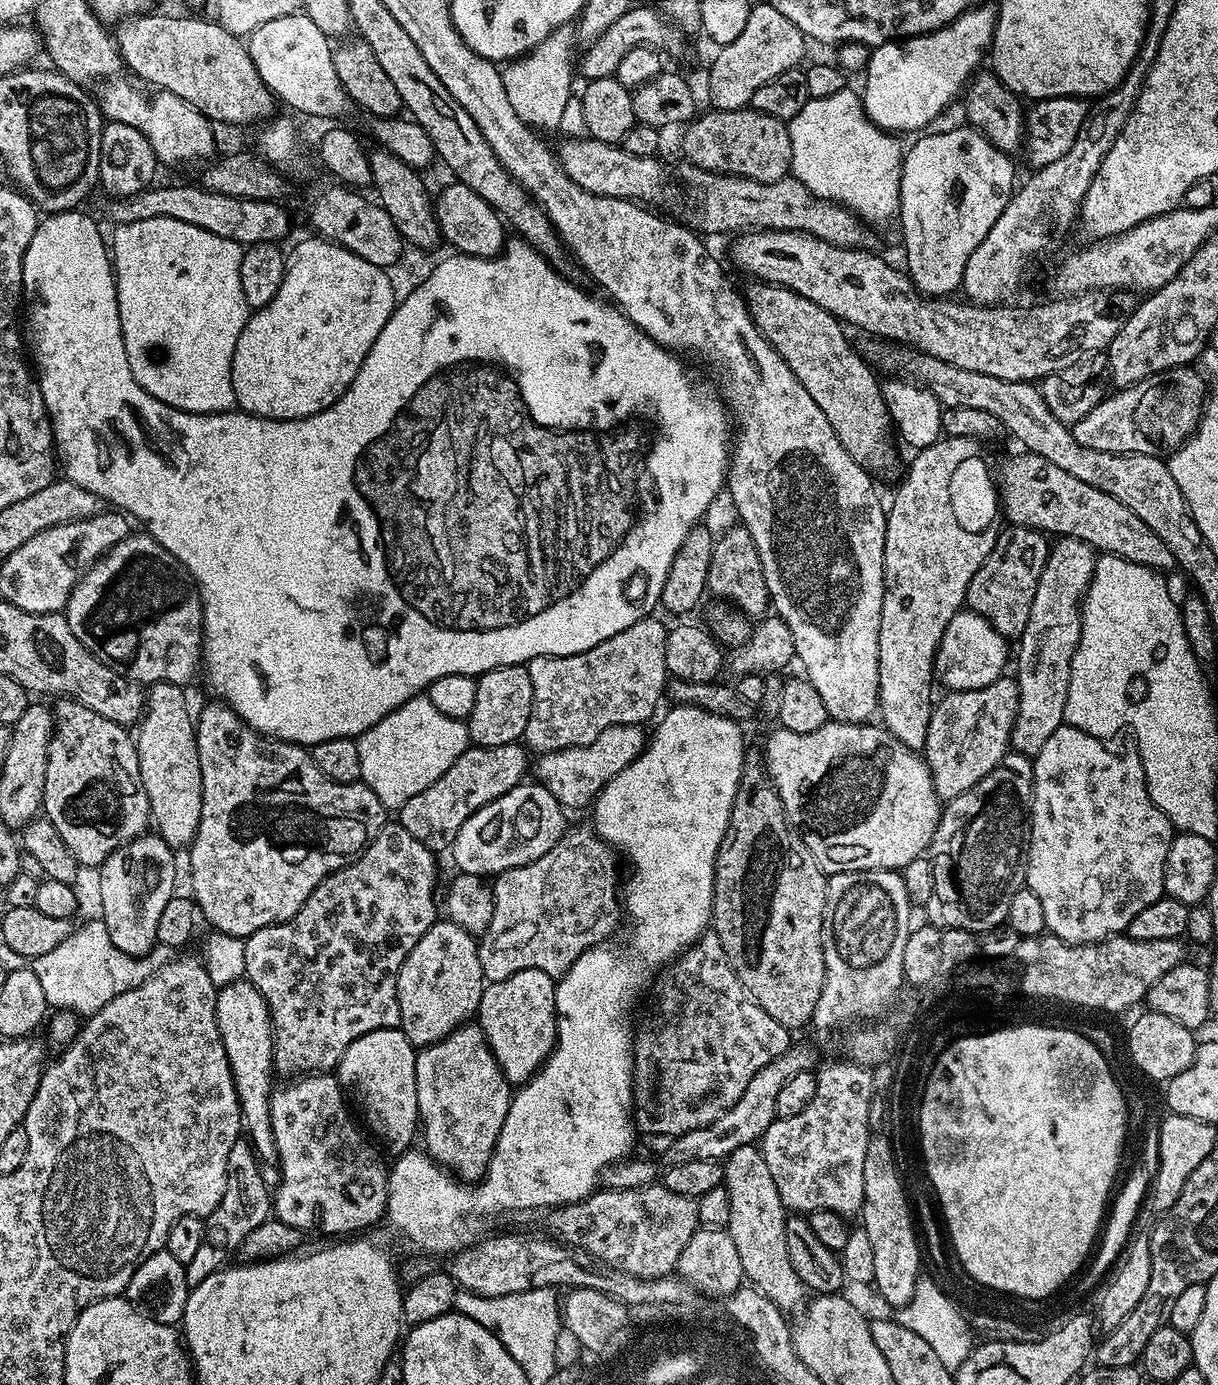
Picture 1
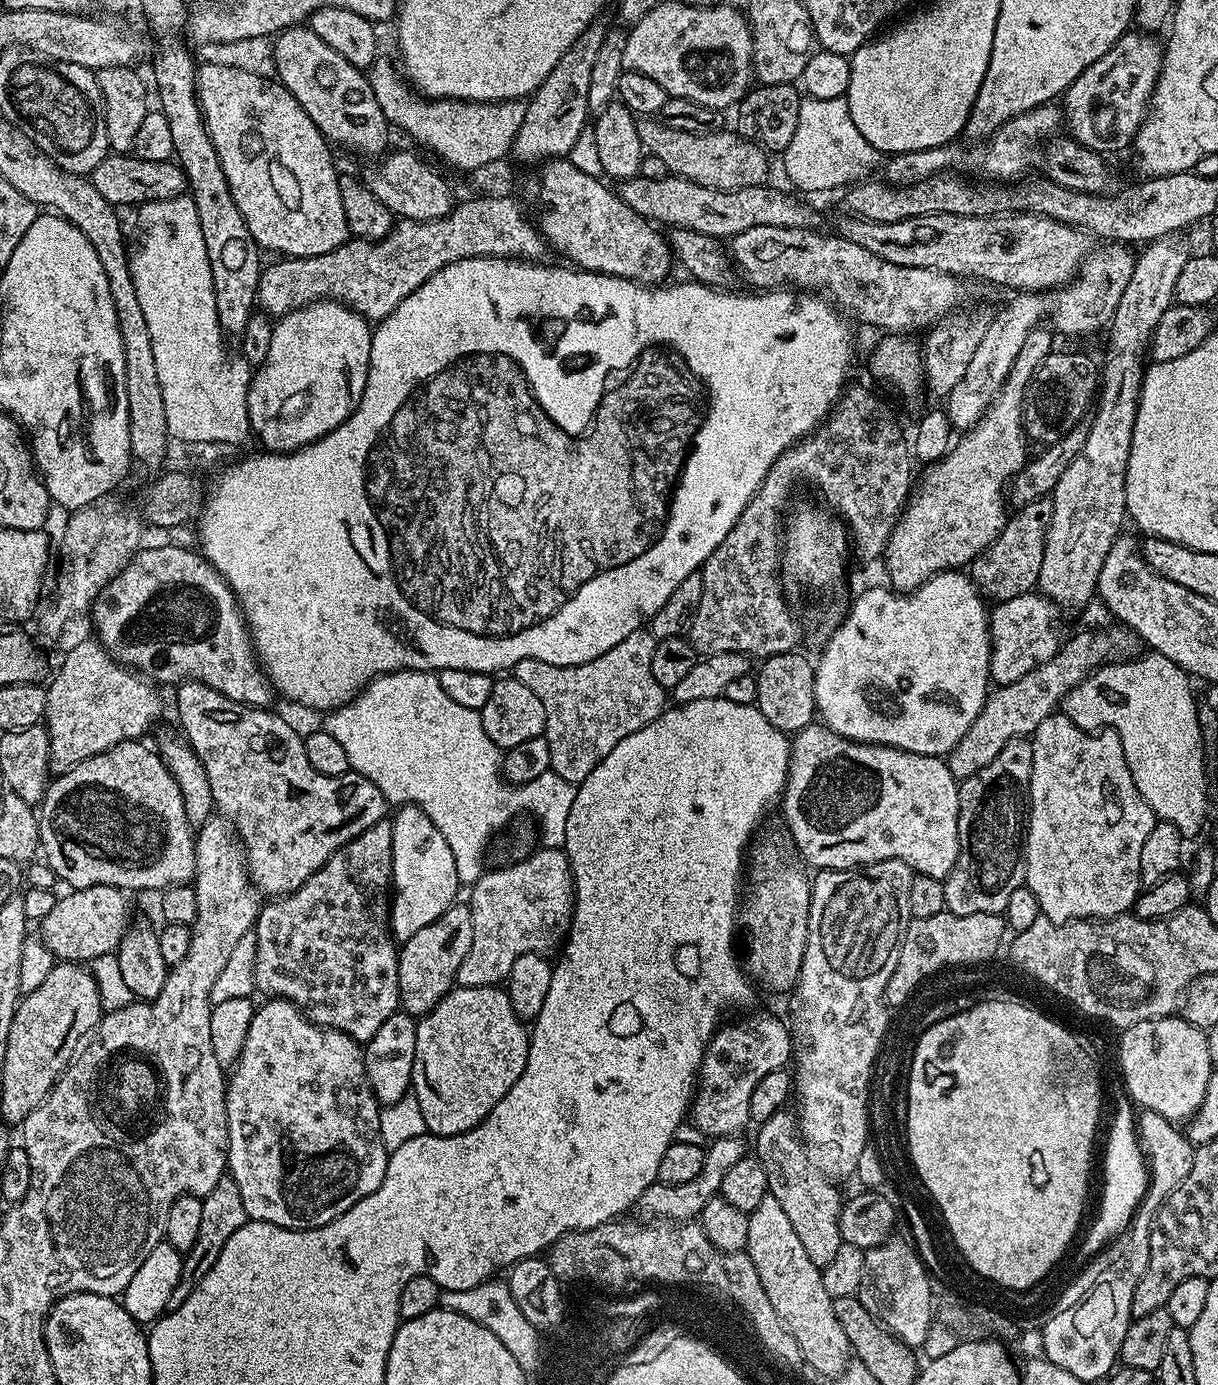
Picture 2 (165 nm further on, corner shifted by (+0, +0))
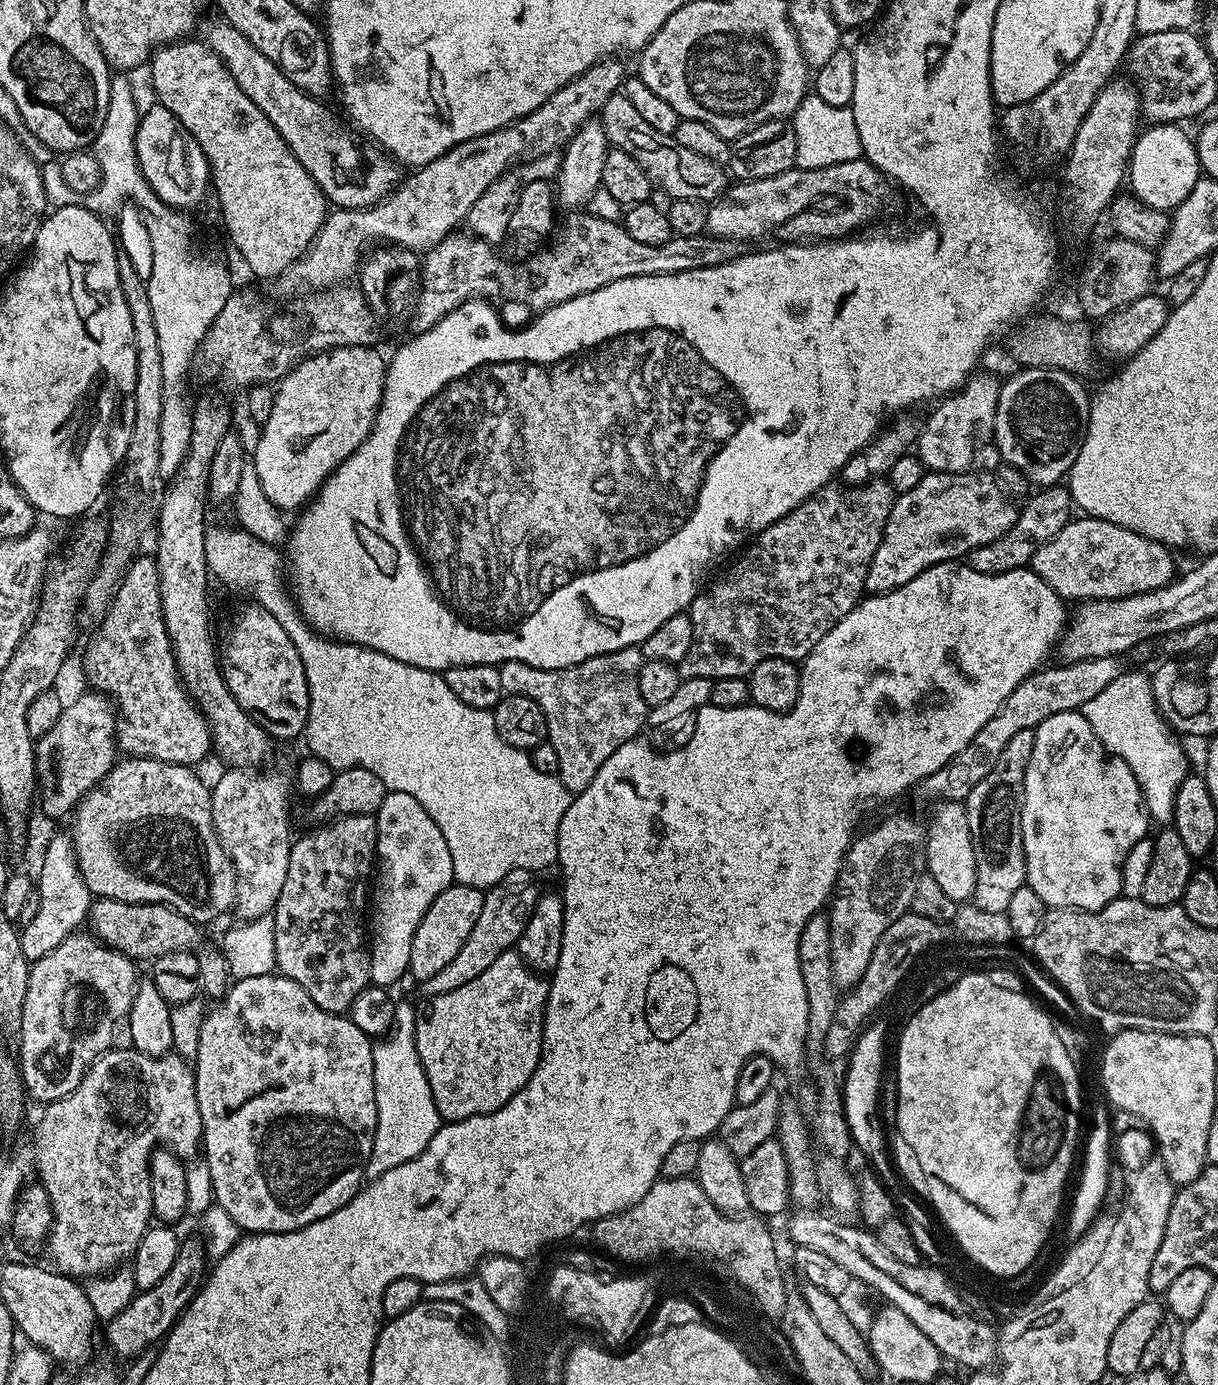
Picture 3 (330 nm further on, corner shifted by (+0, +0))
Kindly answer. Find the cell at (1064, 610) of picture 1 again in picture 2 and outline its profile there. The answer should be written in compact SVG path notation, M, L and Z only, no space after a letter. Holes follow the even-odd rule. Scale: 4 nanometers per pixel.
M1165 238L1162 240L1153 240L1143 249L1144 252L1135 257L1132 265L1132 273L1130 274L1130 282L1126 282L1126 290L1122 290L1122 298L1118 302L1118 310L1114 310L1112 322L1108 336L1108 354L1102 360L1102 383L1098 388L1098 399L1094 404L1094 411L1091 413L1090 421L1087 425L1088 433L1086 434L1086 446L1082 446L1082 450L1078 454L1078 458L1074 458L1074 462L1070 462L1070 466L1066 466L1066 471L1063 472L1062 478L1058 478L1058 486L1054 486L1054 490L1050 493L1050 499L1054 506L1054 518L1050 518L1050 530L1044 539L1044 553L1042 554L1042 570L1040 571L1039 591L1047 596L1057 608L1067 610L1067 608L1084 608L1091 602L1092 596L1097 595L1096 583L1098 582L1098 574L1102 570L1102 562L1106 562L1106 554L1110 554L1110 546L1116 540L1116 537L1121 535L1120 528L1126 524L1126 466L1130 462L1130 442L1134 438L1134 418L1138 414L1138 402L1140 401L1140 387L1144 381L1144 373L1146 371L1146 363L1144 364L1144 356L1149 355L1150 345L1152 343L1152 335L1158 326L1158 322L1162 322L1162 314L1166 314L1166 310L1172 307L1174 303L1175 283L1178 282L1178 276L1182 273L1183 266L1186 265L1190 257L1190 251L1182 241L1176 240L1180 238Z

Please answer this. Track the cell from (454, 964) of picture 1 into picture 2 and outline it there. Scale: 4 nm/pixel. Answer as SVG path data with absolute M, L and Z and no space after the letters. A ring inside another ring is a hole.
M457 902L442 914L442 918L434 918L430 926L418 930L414 938L403 941L398 955L398 986L400 987L400 1008L413 1018L419 1018L432 1011L432 1008L448 992L451 992L456 984L458 966L462 966L462 958L470 954L470 946L474 942L474 922L472 921L472 910L467 903Z

